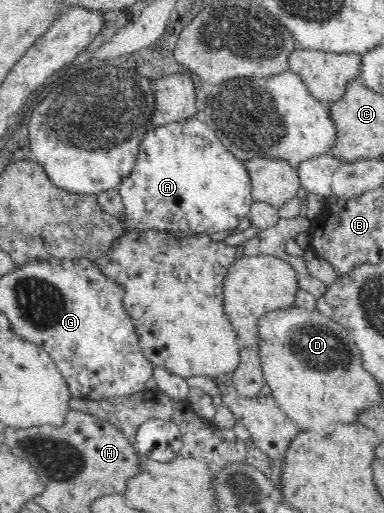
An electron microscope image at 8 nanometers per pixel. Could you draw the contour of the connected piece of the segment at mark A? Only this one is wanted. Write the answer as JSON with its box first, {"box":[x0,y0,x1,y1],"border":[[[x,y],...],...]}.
{"box":[117,117,254,234],"border":[[[196,117],[150,128],[139,145],[130,177],[117,189],[124,203],[124,214],[118,221],[128,231],[181,230],[212,234],[236,229],[240,220],[248,217],[250,206],[254,202],[251,197],[251,179],[243,161],[236,159],[217,138],[215,131]]]}

